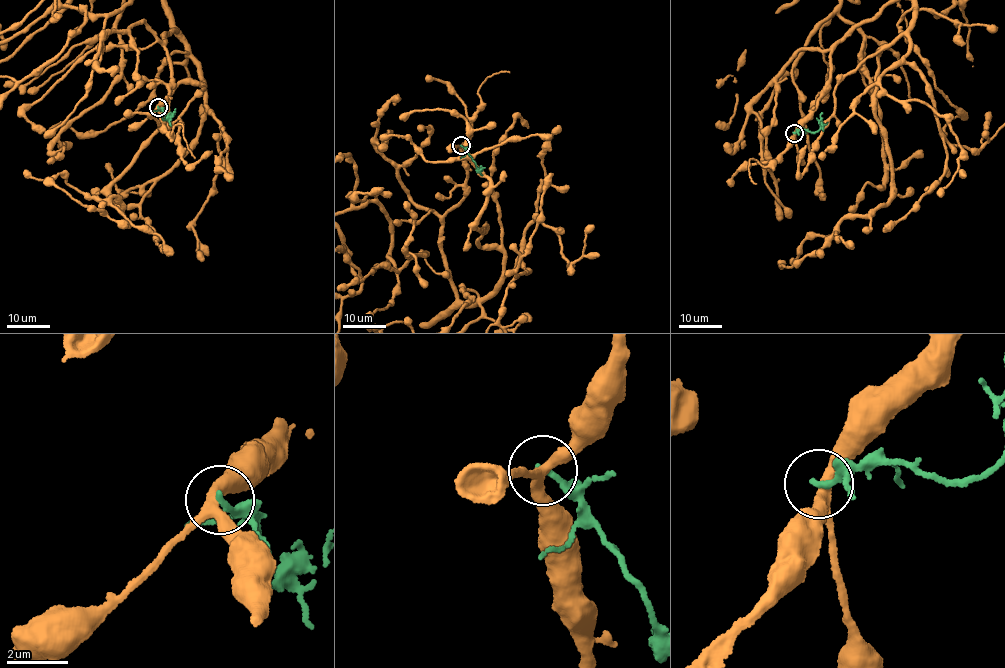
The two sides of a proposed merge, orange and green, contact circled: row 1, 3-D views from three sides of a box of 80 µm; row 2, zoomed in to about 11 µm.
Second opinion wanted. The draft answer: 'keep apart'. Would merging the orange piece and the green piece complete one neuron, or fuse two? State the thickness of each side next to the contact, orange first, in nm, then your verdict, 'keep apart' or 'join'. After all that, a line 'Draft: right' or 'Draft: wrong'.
320/190 nm | keep apart
Draft: right

